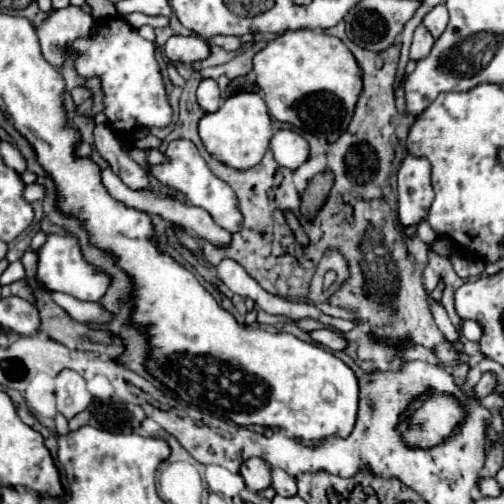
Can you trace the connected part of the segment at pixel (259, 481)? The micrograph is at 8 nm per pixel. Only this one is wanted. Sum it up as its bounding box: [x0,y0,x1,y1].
[239,457,271,491]

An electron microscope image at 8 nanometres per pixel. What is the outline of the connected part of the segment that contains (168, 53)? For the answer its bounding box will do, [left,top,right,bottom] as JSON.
[163,35,209,65]

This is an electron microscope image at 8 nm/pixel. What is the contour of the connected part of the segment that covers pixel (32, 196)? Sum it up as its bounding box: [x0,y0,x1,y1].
[23,185,45,201]

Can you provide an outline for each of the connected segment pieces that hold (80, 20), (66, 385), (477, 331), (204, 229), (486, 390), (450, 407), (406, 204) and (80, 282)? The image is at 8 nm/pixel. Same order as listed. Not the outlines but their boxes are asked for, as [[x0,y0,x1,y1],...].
[[35,7,93,67],[55,371,93,419],[461,321,481,341],[103,167,231,247],[473,373,497,401],[401,393,465,447],[399,155,433,235],[37,235,111,301]]

